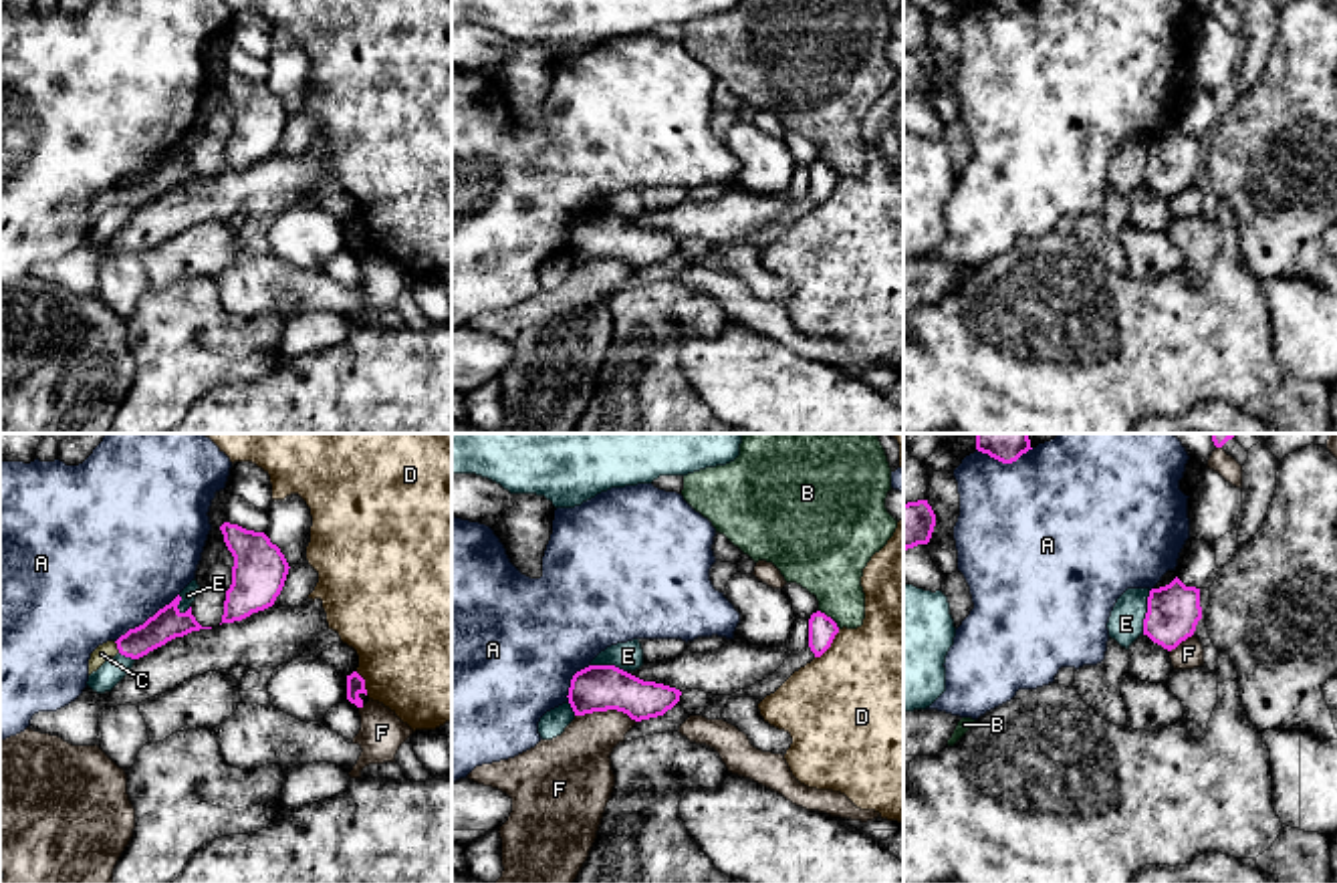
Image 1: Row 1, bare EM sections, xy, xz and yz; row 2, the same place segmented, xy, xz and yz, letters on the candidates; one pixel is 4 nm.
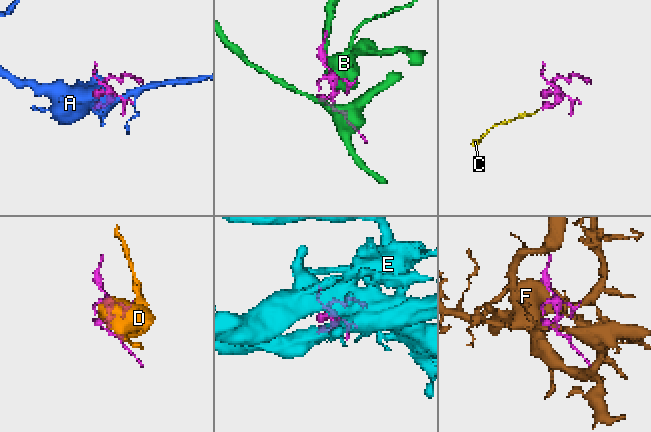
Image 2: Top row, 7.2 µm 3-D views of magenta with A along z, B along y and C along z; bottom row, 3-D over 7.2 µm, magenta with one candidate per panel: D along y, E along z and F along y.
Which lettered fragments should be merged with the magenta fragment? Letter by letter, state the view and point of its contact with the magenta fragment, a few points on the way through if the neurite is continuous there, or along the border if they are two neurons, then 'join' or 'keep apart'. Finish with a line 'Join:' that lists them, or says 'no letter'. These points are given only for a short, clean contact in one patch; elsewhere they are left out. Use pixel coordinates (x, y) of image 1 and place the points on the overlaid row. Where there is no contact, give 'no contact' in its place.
A: meets magenta in xy at (148, 619); keep apart
B: meets magenta in xz at (829, 617); keep apart
C: meets magenta in xy at (117, 648); runs through xy (168, 623), (136, 644), (117, 648), (101, 654); join
D: meets magenta in xz at (829, 646); keep apart
E: meets magenta in yz at (1146, 613); keep apart
F: meets magenta in xz at (605, 710); keep apart
Join: C

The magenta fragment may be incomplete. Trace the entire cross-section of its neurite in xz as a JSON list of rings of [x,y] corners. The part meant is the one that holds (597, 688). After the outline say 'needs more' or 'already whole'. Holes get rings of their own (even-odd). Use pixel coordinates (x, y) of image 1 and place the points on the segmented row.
[[[589,665],[573,675],[567,698],[575,716],[617,710],[641,722],[663,716],[680,696],[676,687],[643,681],[615,665]]]; already whole

